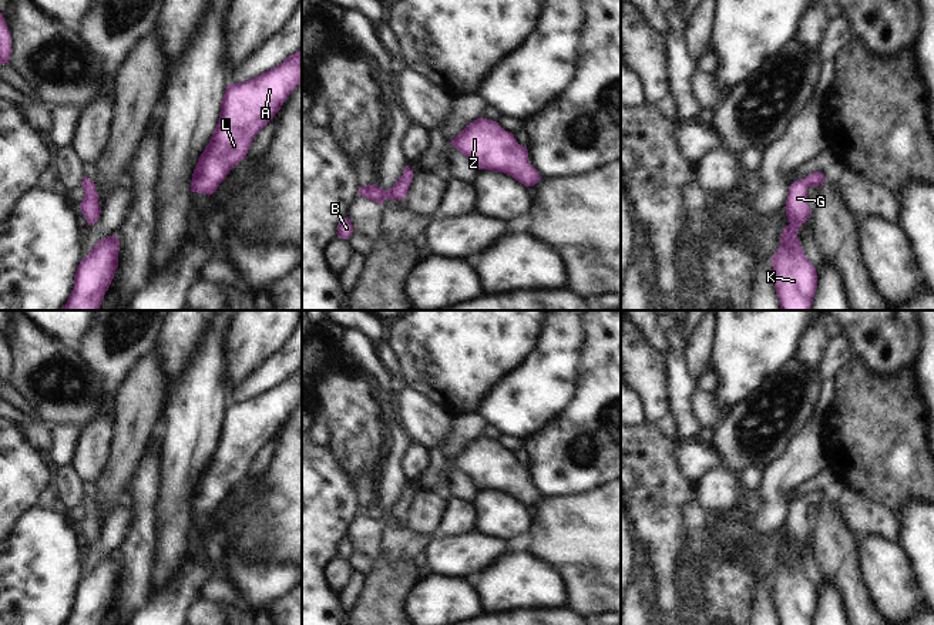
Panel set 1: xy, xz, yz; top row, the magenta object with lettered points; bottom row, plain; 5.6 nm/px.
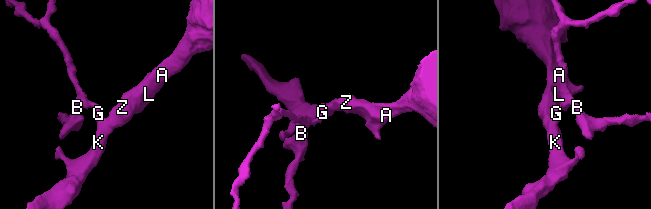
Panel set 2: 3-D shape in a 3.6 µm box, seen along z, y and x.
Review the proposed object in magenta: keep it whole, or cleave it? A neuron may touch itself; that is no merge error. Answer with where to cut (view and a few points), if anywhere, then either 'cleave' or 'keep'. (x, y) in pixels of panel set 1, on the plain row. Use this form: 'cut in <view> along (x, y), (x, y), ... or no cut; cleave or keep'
no cut; keep

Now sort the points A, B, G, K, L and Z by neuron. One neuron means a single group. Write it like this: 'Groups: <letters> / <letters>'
Groups: A B G K L Z

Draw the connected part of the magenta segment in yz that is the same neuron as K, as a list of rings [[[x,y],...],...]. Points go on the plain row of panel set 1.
[[[813,491],[789,505],[785,527],[790,542],[783,547],[779,568],[772,575],[773,601],[780,625],[812,625],[817,608],[817,591],[799,562],[797,550],[812,534],[807,507],[819,505],[824,498],[822,491]]]

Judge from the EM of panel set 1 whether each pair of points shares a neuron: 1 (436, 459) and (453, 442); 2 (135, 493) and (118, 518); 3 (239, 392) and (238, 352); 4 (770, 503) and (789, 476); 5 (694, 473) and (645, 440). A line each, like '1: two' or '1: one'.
1: two
2: two
3: two
4: one
5: two

